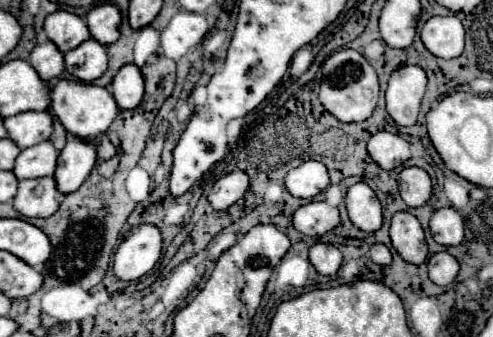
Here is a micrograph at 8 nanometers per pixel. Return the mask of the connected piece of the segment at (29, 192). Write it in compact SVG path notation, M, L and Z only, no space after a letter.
M53 176L23 180L19 182L17 196L13 198L13 208L25 218L47 218L59 208L57 194Z

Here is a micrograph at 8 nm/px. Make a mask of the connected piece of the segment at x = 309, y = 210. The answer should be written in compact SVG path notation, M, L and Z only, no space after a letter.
M309 202L295 210L293 226L307 236L323 236L339 224L339 210L327 202Z

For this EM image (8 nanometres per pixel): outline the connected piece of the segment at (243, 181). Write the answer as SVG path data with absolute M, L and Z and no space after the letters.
M235 170L223 178L219 178L213 188L209 190L209 204L215 210L227 210L229 206L233 206L239 198L243 198L243 194L247 192L249 186L249 176L241 170Z

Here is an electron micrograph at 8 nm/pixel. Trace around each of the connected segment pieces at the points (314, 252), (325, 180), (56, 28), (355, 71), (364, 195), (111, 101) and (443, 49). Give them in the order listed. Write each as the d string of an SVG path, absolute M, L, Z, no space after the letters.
M317 242L315 246L311 246L309 250L309 260L311 264L315 266L315 270L319 274L327 274L327 276L335 276L339 266L341 266L341 252L331 246L331 244L323 244L323 242Z
M317 160L303 162L301 166L289 170L285 186L295 198L313 198L329 186L329 172Z
M65 10L49 14L45 24L43 24L43 30L45 30L47 38L53 44L57 44L57 48L63 54L77 48L81 42L89 40L87 24L79 16L75 16L71 12L65 12Z
M339 50L331 54L321 66L323 80L319 86L319 100L323 108L341 122L363 122L371 116L379 98L379 82L373 66L365 60L363 54L355 50Z
M365 182L351 186L345 196L345 202L347 202L349 220L359 230L377 232L381 228L381 204L375 192Z
M59 80L57 86L51 92L51 108L59 122L63 124L65 132L83 140L83 142L93 142L99 134L103 134L109 124L115 120L119 114L119 106L115 98L101 86L77 82L77 80Z
M433 16L421 28L425 48L439 58L457 58L463 52L465 30L457 16Z

